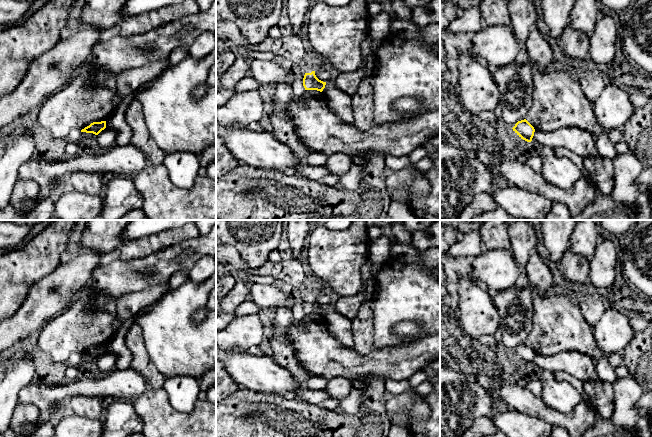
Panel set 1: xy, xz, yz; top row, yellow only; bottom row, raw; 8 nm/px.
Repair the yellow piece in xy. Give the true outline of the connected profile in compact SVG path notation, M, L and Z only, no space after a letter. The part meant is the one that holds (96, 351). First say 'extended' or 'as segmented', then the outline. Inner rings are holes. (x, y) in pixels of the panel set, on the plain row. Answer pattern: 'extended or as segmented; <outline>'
as segmented; M106 345L93 346L89 350L81 354L81 356L93 357L98 359L102 354L106 352Z

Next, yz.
as segmented; M526 343L518 345L512 353L521 363L532 365L535 353Z

